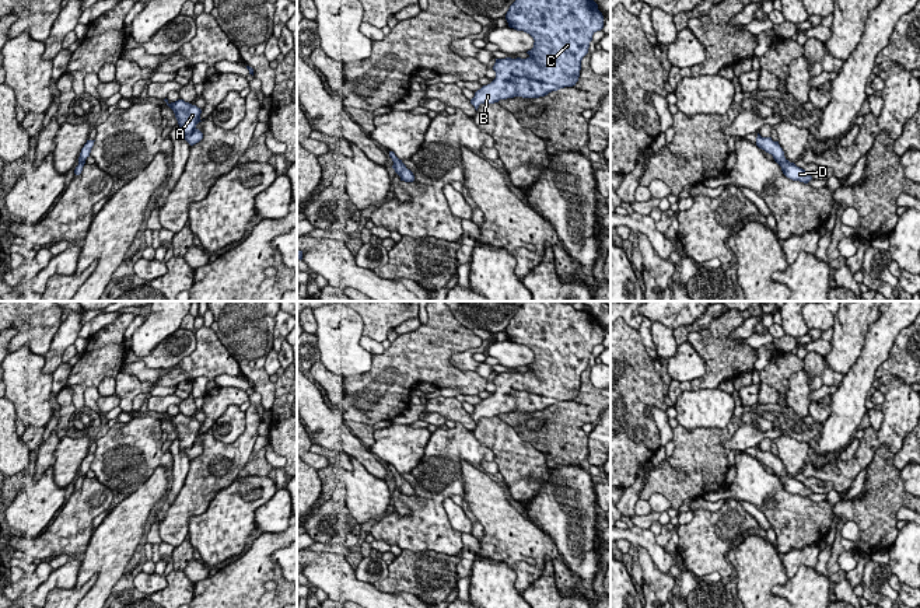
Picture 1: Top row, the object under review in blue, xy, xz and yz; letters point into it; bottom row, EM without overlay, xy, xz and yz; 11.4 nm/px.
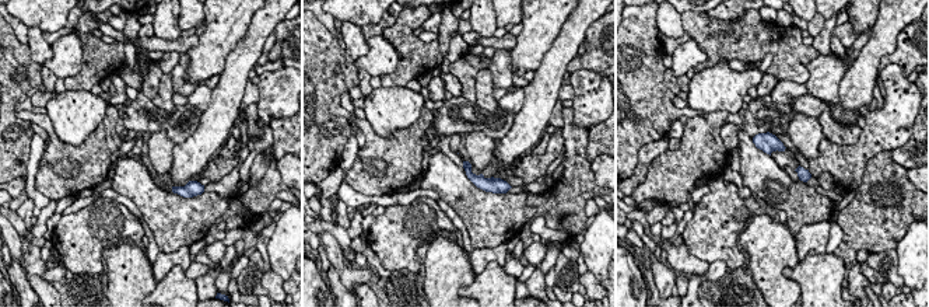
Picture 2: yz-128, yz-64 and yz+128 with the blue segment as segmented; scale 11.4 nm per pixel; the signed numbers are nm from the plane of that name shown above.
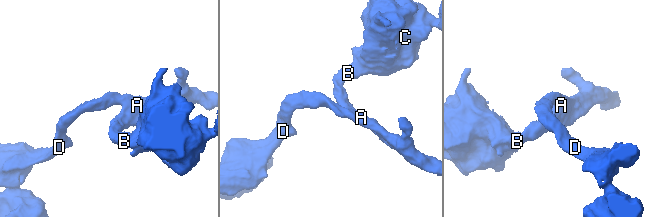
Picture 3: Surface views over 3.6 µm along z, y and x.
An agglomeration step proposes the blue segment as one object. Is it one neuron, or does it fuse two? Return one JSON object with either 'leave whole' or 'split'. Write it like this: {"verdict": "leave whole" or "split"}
{"verdict": "leave whole"}

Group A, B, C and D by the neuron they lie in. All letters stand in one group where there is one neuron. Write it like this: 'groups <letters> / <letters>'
groups A B C D

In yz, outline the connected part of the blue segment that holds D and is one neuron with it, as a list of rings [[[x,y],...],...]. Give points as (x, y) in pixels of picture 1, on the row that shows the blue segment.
[[[758,133],[756,146],[773,156],[774,161],[781,167],[781,171],[787,178],[804,184],[808,184],[812,179],[812,177],[805,170],[797,167],[784,157],[784,151],[779,141],[773,141],[772,137],[762,137]]]

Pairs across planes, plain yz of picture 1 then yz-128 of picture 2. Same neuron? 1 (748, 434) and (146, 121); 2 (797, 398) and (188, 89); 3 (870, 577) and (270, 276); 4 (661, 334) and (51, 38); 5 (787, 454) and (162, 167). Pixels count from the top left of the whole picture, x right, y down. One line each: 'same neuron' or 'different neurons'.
1: same neuron
2: different neurons
3: different neurons
4: different neurons
5: same neuron

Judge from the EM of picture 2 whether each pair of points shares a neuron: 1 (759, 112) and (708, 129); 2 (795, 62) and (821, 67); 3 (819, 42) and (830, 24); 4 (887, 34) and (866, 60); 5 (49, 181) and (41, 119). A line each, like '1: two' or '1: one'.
1: two
2: two
3: one
4: one
5: one

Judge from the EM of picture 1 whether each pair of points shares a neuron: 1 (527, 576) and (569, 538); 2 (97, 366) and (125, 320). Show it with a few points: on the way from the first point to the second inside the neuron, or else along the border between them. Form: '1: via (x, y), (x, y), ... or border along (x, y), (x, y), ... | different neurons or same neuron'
1: border along (548, 555), (544, 572), (527, 587) | different neurons
2: via (104, 355), (105, 346), (115, 331) | same neuron

